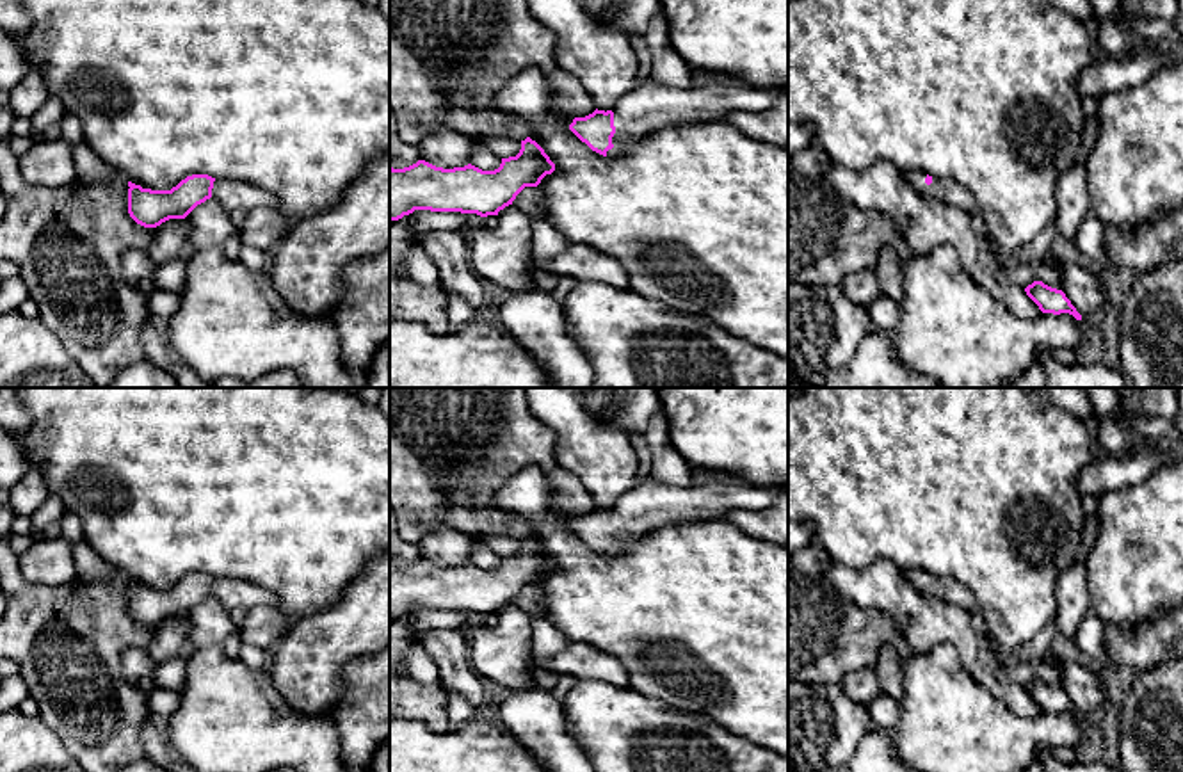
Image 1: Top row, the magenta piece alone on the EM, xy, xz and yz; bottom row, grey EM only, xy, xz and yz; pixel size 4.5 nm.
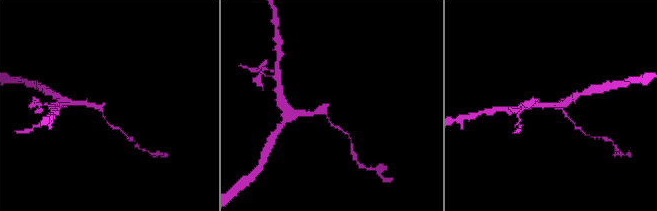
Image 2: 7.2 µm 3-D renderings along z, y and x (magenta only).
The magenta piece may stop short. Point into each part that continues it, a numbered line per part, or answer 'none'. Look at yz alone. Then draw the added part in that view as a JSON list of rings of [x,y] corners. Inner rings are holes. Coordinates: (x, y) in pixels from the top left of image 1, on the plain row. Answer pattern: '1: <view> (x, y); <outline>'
1: yz (950, 591); [[[920,569],[904,571],[904,580],[921,596],[938,598],[948,605],[968,610],[970,614],[978,610],[977,599],[955,580],[945,576],[932,576],[932,582],[925,582],[927,573]]]

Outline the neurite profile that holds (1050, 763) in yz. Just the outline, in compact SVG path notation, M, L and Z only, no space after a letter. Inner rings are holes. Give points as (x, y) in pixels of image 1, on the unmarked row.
M1051 751L1039 752L1035 761L1042 765L1044 772L1117 772L1105 763L1062 763L1051 754Z

